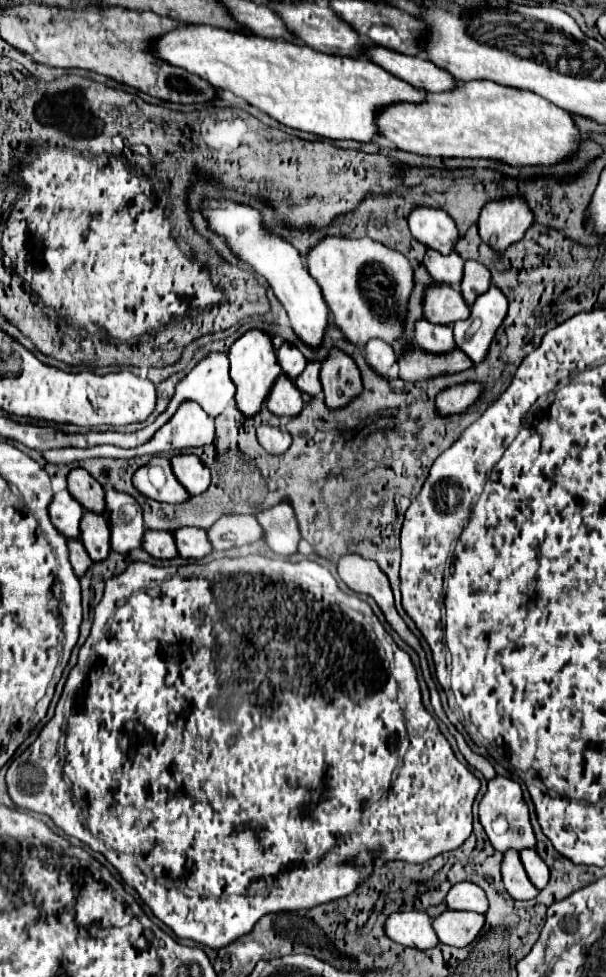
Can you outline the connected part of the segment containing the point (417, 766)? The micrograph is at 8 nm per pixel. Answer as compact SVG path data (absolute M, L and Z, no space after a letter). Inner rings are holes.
M248 555L184 567L128 565L122 575L106 583L104 597L94 609L92 633L79 650L78 667L71 670L66 681L70 687L76 687L75 693L64 690L53 718L40 731L38 739L22 755L14 757L8 767L6 783L12 801L20 809L52 817L66 835L102 853L120 871L122 879L138 891L152 913L180 939L192 939L212 949L226 947L250 933L254 923L268 913L308 909L352 893L358 881L370 875L370 867L360 869L348 864L364 849L380 847L386 861L400 859L408 863L424 863L440 853L458 849L472 833L472 803L480 791L480 779L454 757L438 723L424 709L416 669L408 653L398 649L390 639L386 649L386 631L374 629L362 611L372 609L366 601L340 591L330 571L308 559L298 563ZM260 637L266 637L266 645L260 643ZM65 700L70 703L66 713ZM65 724L66 745L56 755ZM404 727L410 747L402 767L398 767L400 731Z

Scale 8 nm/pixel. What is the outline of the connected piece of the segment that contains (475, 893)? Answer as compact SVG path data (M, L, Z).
M468 881L454 885L446 897L446 903L448 903L448 909L452 911L474 911L474 913L488 911L486 893L478 885Z

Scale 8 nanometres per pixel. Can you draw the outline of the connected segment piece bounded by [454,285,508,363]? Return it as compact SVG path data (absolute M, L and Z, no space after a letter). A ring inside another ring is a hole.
M492 285L476 305L470 307L468 321L458 321L454 327L456 345L472 359L472 363L480 363L486 359L490 343L500 329L504 317L508 313L508 299L500 289Z

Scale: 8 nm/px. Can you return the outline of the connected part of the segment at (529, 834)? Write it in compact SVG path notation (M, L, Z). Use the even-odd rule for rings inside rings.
M494 777L492 781L488 781L488 791L480 803L480 809L478 809L478 815L480 815L480 823L484 827L484 831L488 833L488 839L492 843L492 847L500 853L506 853L508 849L514 849L514 851L522 851L522 849L536 849L536 837L534 837L534 831L532 831L532 825L530 825L530 817L528 817L528 807L522 799L522 789L516 781L510 781L506 777ZM496 817L506 817L508 819L508 833L506 835L496 835L492 831L492 821Z

